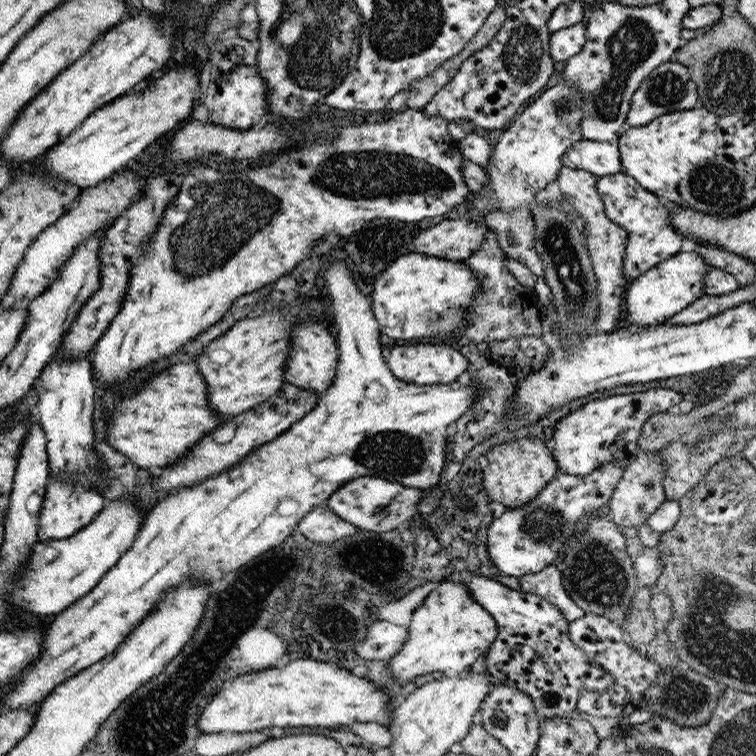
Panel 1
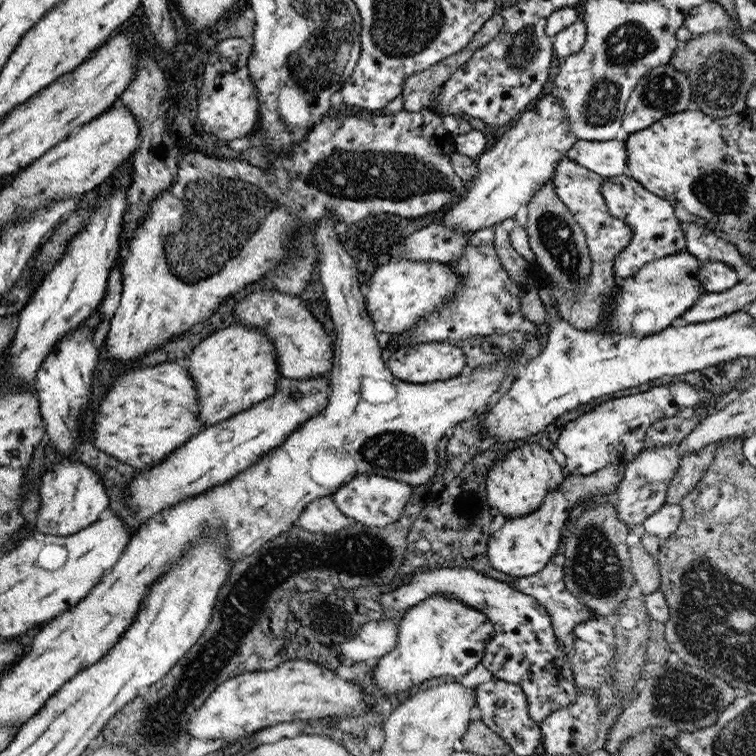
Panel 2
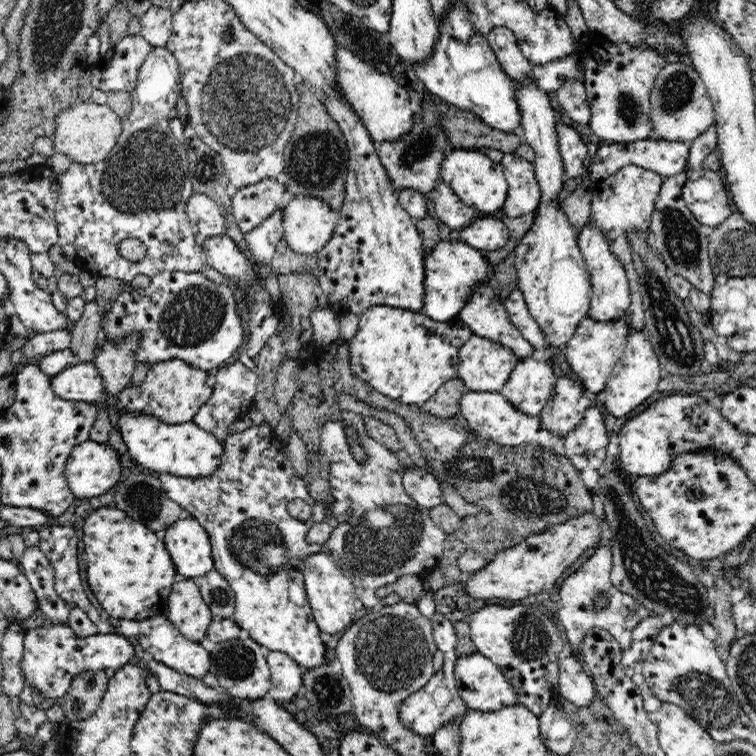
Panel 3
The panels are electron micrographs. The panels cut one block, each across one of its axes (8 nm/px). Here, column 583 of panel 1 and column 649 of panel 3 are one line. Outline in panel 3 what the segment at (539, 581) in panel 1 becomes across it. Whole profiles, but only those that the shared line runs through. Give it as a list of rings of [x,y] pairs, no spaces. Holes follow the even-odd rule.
[[[598,546],[594,552],[590,552],[590,558],[578,570],[572,572],[560,586],[560,601],[557,603],[558,620],[564,626],[567,636],[567,646],[577,657],[581,656],[580,640],[588,630],[592,628],[602,628],[609,632],[621,645],[622,650],[629,647],[632,629],[646,616],[656,616],[650,611],[646,611],[644,606],[638,604],[632,596],[620,592],[610,579],[612,569],[612,550],[607,546]],[[596,594],[605,594],[608,603],[601,608],[596,607]]]

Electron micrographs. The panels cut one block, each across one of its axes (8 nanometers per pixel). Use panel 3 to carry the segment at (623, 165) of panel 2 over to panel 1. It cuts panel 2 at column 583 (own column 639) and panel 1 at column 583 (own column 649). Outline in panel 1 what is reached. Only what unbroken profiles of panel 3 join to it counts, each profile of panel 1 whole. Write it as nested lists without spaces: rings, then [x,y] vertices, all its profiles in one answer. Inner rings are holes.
[[[579,140],[565,150],[561,164],[598,177],[622,172],[617,142]]]

